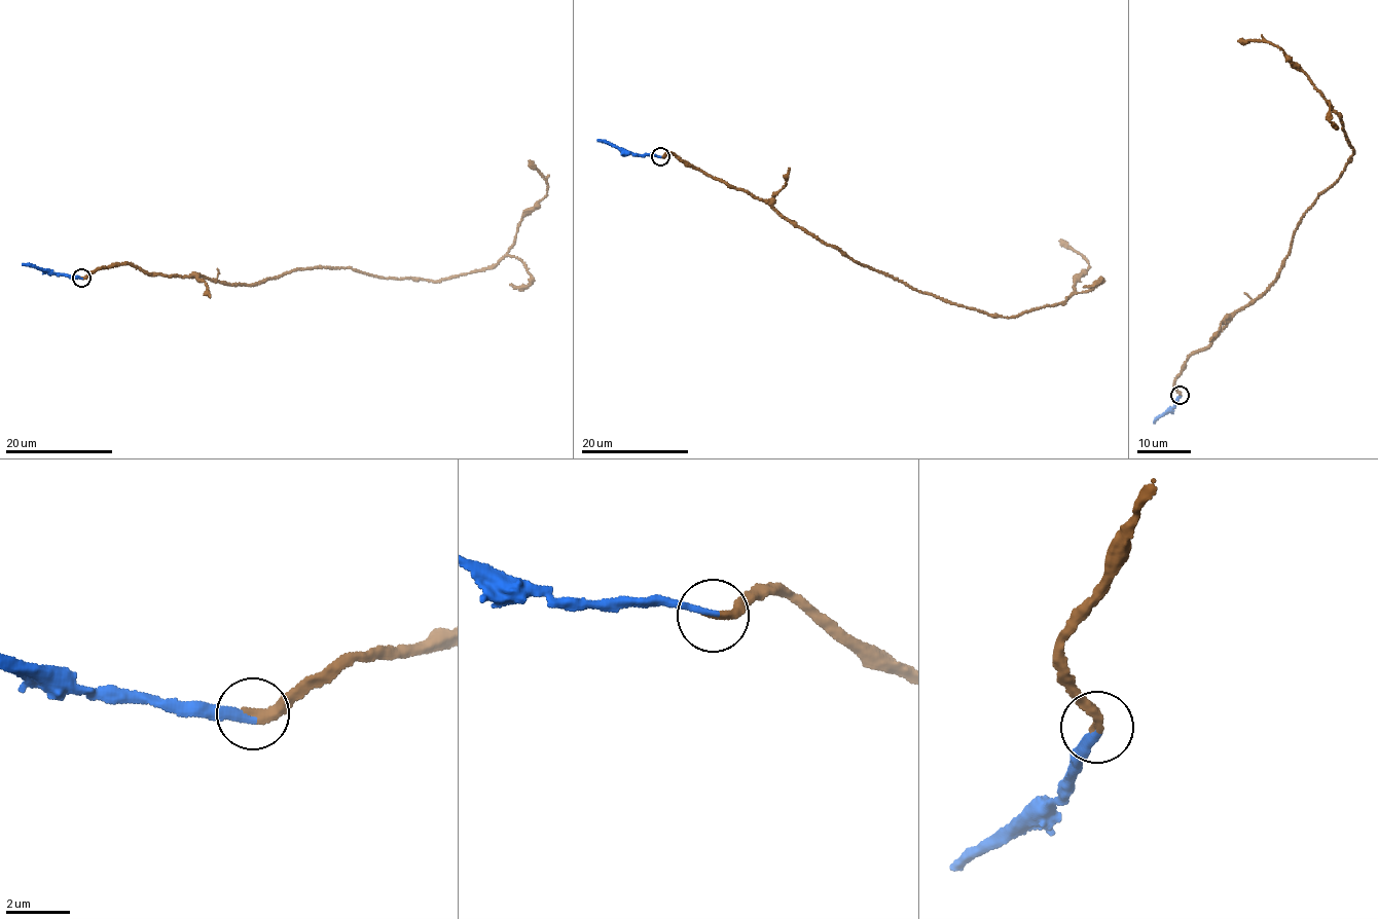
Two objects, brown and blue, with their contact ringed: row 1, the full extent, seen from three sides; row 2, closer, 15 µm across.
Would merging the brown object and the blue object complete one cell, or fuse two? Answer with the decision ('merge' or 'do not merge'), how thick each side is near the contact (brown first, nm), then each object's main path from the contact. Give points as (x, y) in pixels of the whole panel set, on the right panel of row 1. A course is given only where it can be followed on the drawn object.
merge; calibres 320 and 240 nm; course brown (1180, 395), (1175, 381), (1191, 355), (1274, 280), (1301, 218), (1354, 150), (1339, 118), (1282, 48), (1238, 41); course blue (1180, 396), (1171, 411), (1153, 421)

